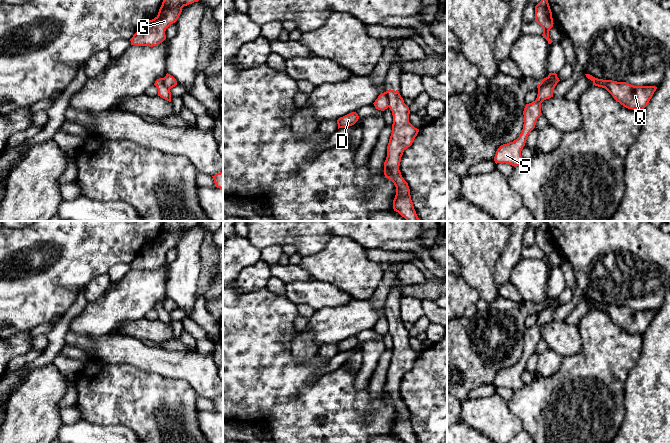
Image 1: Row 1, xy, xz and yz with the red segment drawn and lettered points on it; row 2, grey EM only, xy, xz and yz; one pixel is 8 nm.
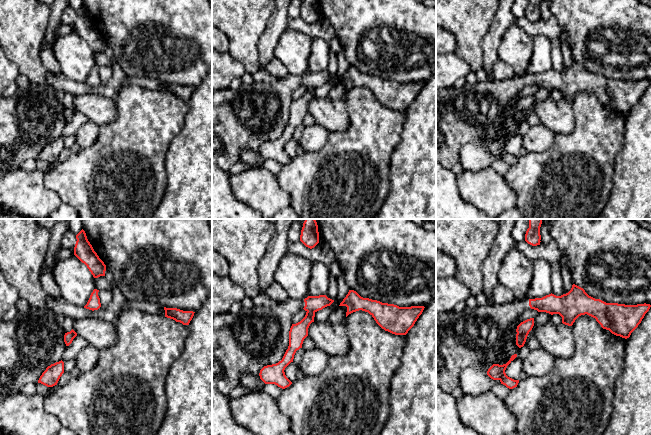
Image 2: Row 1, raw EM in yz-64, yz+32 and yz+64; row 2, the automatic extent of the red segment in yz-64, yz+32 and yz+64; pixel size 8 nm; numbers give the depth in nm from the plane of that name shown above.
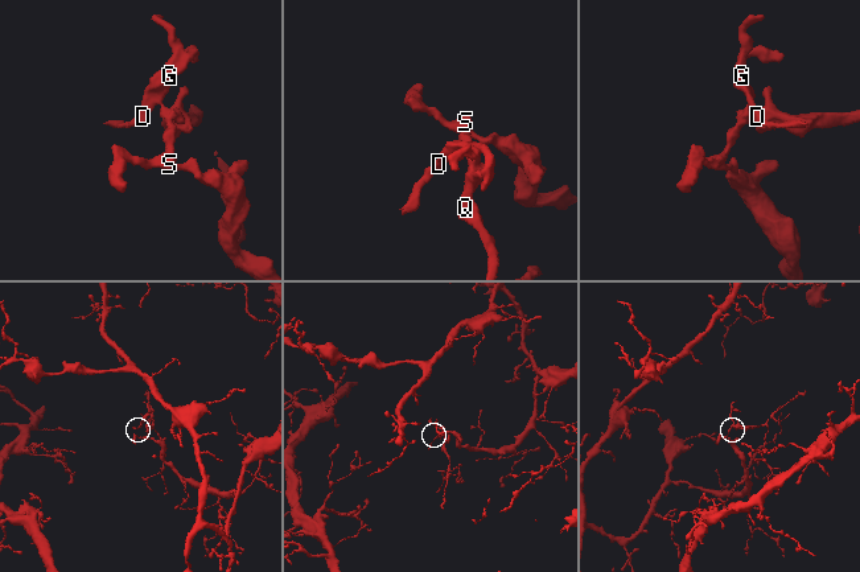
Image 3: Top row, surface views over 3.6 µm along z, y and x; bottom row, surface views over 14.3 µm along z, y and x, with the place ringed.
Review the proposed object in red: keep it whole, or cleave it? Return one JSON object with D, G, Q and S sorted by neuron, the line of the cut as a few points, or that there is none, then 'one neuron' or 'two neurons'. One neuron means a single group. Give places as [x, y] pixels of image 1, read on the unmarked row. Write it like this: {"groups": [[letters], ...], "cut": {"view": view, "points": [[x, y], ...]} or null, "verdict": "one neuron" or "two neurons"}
{"groups": [["D", "G", "S"], ["Q"]], "cut": {"view": "yz", "points": [[548, 301], [548, 306], [538, 312]]}, "verdict": "two neurons"}

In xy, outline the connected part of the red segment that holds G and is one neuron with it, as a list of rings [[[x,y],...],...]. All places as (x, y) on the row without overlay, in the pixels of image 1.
[[[164,221],[158,239],[138,252],[130,263],[131,269],[153,271],[162,267],[166,263],[166,253],[177,245],[182,232],[200,223],[201,221]]]

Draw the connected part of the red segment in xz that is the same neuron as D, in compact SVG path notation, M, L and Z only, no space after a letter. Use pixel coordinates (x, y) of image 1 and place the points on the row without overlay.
M352 336L343 341L340 341L337 344L338 353L352 350L358 345L358 343L359 343L359 340L356 336Z

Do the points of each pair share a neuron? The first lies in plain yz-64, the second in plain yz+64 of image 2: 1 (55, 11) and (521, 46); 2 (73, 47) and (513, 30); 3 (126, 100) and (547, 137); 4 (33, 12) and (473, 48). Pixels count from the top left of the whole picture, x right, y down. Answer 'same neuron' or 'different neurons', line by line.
1: different neurons
2: same neuron
3: different neurons
4: same neuron

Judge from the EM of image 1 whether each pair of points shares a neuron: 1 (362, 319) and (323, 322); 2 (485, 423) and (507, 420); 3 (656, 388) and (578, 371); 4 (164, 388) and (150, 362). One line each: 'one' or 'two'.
1: one
2: one
3: two
4: two

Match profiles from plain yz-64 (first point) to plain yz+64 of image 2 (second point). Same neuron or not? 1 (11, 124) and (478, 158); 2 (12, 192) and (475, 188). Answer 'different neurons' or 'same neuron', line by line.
1: different neurons
2: same neuron

